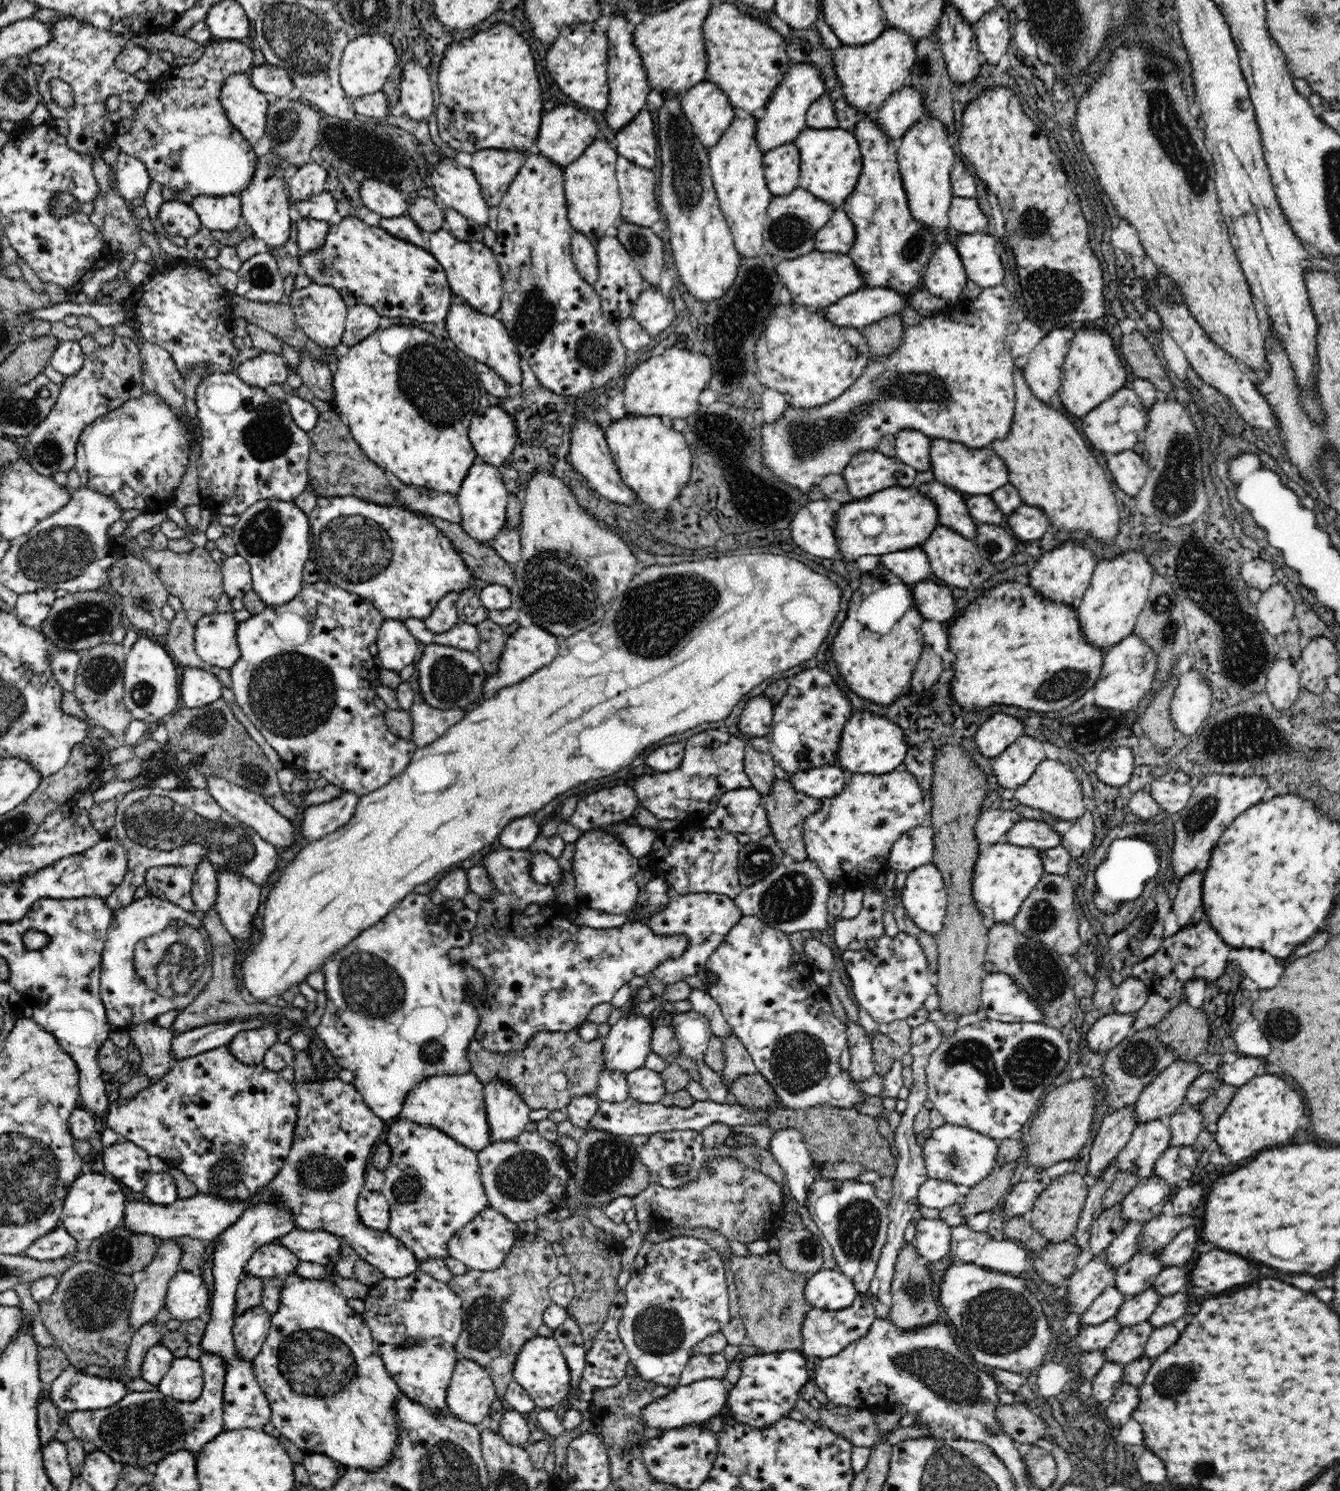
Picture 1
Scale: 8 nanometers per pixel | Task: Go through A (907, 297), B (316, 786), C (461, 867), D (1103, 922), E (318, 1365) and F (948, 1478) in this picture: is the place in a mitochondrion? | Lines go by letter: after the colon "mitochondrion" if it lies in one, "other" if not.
A: other
B: other
C: other
D: other
E: mitochondrion
F: mitochondrion

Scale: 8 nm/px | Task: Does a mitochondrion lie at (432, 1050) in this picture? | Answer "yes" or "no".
yes

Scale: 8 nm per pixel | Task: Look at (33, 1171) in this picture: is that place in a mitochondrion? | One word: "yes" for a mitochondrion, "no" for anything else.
yes

